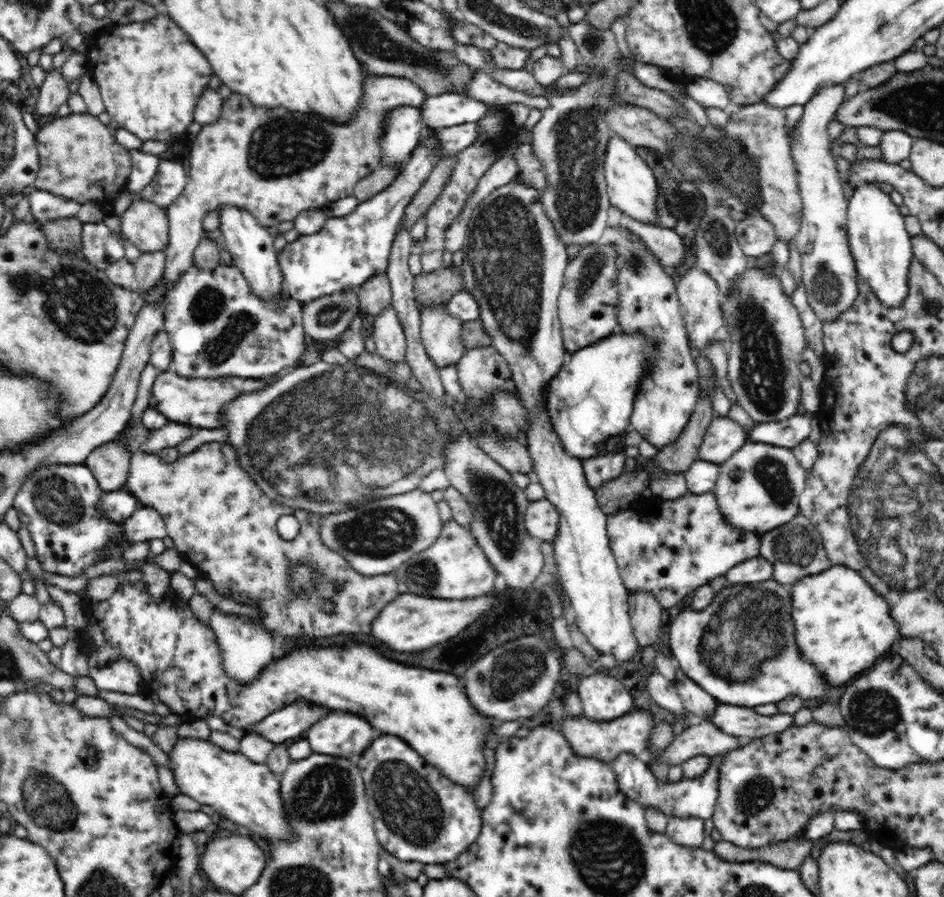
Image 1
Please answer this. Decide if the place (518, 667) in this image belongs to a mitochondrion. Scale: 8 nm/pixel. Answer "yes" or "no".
yes

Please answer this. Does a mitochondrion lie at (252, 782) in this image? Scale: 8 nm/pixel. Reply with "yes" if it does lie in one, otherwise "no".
no

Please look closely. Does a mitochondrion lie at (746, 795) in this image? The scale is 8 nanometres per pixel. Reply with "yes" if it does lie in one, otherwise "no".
yes

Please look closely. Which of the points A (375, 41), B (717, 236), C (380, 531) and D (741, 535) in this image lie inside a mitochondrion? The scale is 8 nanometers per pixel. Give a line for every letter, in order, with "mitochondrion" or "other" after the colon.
A: mitochondrion
B: mitochondrion
C: mitochondrion
D: other

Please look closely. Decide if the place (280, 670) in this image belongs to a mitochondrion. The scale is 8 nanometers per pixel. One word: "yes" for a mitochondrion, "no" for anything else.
no

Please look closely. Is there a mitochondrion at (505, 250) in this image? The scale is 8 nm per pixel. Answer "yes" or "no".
yes

